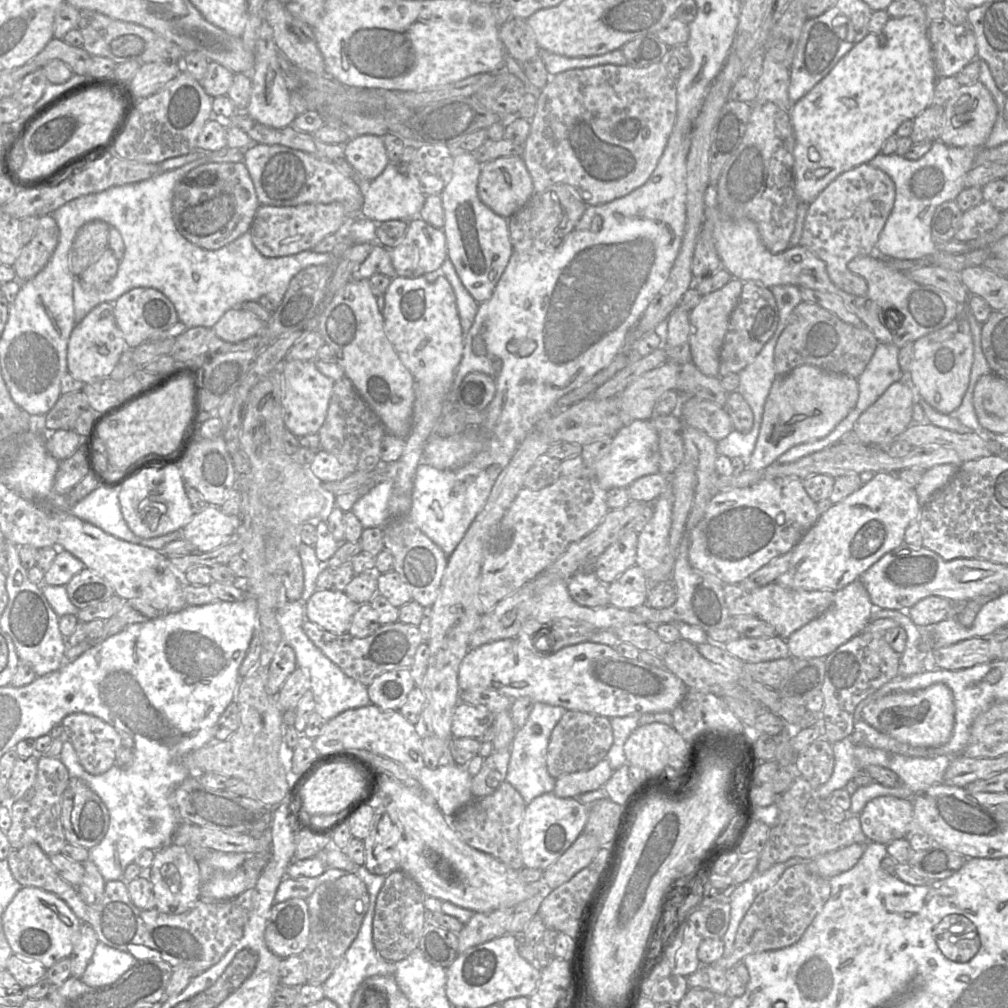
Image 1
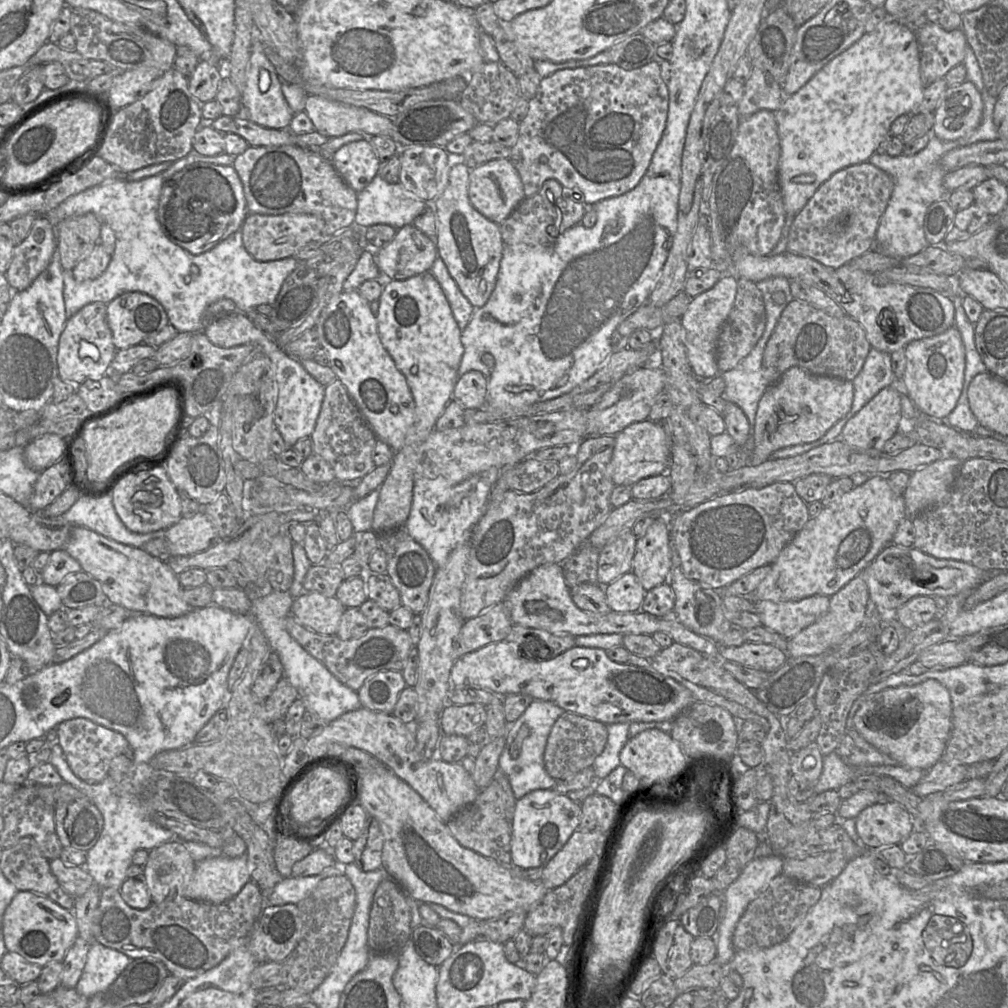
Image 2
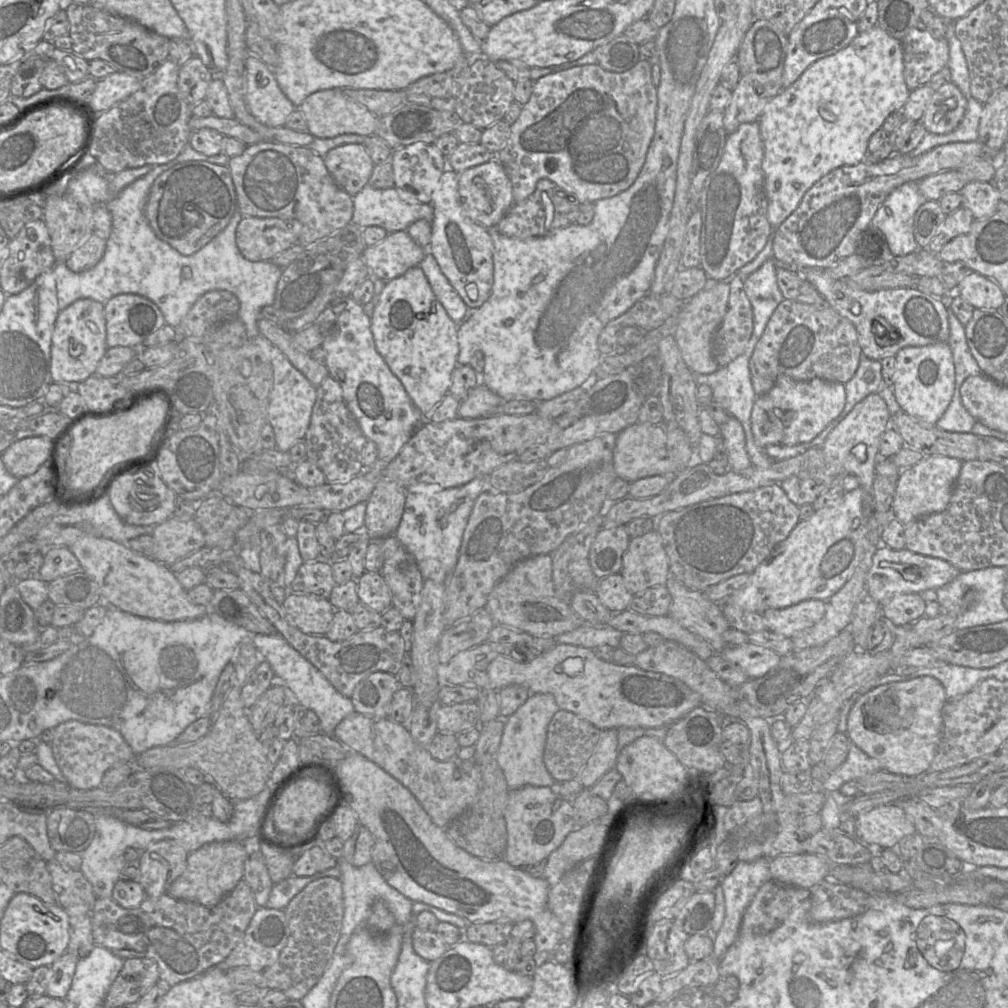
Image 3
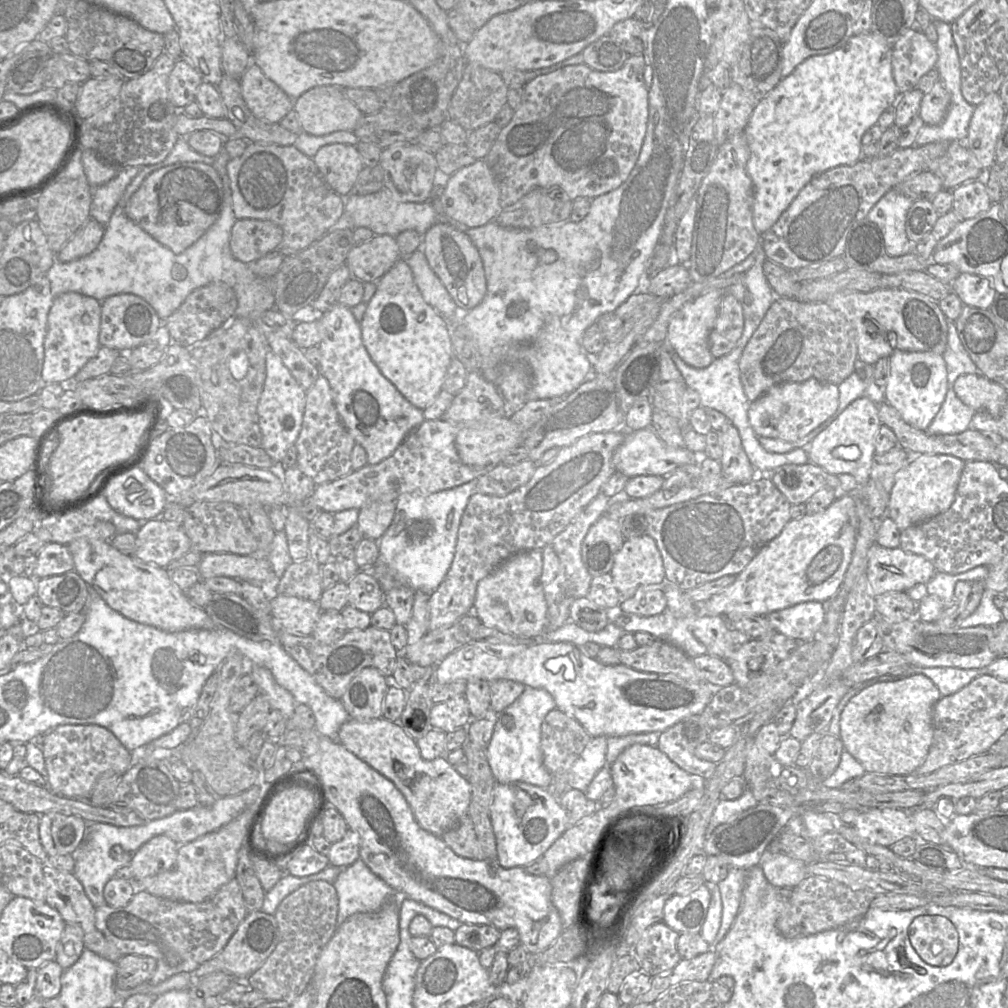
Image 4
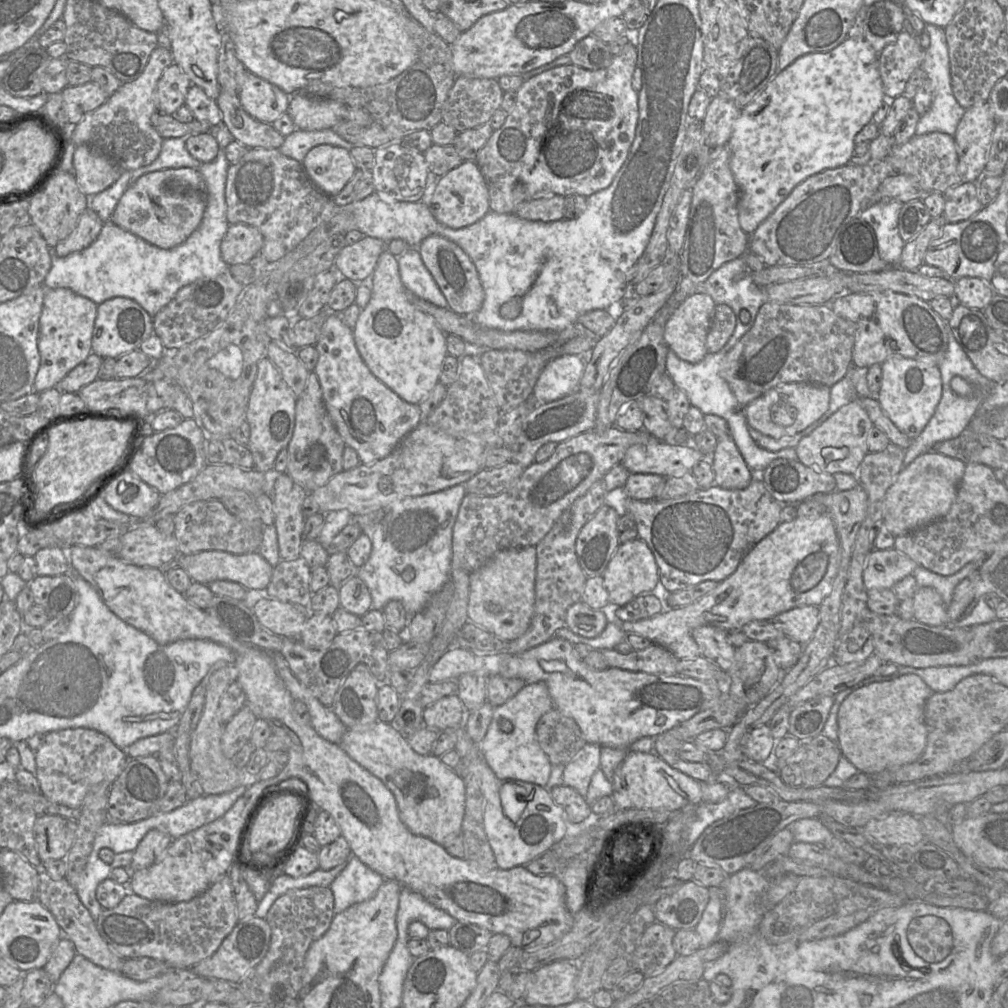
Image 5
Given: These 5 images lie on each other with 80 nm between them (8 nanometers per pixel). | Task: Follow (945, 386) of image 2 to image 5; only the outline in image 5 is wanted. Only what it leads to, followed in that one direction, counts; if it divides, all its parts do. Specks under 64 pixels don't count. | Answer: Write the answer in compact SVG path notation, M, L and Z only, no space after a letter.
M892 356L882 364L882 383L877 400L896 427L915 439L933 416L942 396L939 365L916 359Z

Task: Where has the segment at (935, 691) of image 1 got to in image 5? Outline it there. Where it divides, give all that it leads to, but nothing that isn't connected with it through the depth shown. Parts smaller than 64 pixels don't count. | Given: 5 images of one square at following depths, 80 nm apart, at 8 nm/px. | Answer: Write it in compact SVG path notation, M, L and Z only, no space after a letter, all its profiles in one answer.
M914 674L863 686L841 703L838 714L838 746L858 770L868 776L915 762L927 742L924 708L934 691Z

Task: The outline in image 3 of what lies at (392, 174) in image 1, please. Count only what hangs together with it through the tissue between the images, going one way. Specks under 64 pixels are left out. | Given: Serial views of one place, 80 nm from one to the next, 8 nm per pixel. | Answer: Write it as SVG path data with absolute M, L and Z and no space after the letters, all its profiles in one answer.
M367 184L353 196L353 205L351 223L361 228L379 226L389 233L406 230L412 223L420 219L432 221L434 218L434 209L431 203L422 203L397 187L378 189Z

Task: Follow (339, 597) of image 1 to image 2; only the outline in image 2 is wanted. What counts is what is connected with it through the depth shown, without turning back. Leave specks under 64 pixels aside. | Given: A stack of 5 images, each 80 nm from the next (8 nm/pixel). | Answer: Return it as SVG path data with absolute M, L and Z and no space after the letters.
M317 591L294 598L290 614L303 626L322 635L336 635L346 607L335 597Z

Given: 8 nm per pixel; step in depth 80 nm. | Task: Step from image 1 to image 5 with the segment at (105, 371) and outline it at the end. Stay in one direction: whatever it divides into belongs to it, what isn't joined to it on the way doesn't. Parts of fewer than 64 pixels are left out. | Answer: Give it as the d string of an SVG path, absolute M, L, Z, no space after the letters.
M45 288L39 319L37 347L40 365L34 379L34 392L53 388L92 353L91 342L98 304L68 288Z

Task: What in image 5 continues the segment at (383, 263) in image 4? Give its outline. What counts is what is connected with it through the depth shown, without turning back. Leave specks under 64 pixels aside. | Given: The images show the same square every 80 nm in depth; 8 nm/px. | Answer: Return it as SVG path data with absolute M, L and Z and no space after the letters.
M364 237L360 241L346 245L337 255L334 268L342 278L355 283L370 281L379 256L386 250L386 242L372 237Z

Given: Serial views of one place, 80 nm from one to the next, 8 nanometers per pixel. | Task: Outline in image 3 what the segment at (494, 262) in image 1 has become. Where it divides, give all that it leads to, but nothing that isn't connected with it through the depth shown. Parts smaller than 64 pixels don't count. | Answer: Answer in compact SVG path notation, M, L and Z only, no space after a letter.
M445 170L433 193L434 218L428 247L442 272L463 301L472 309L479 308L490 297L494 283L494 244L490 229L466 217L459 204L459 175Z

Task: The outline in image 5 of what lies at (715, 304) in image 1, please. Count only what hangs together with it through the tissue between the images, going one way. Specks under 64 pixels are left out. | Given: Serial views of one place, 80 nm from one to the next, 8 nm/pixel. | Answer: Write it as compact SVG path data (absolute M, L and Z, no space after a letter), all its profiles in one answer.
M693 293L673 311L664 326L664 341L680 359L700 362L708 353L706 347L715 302L710 295Z

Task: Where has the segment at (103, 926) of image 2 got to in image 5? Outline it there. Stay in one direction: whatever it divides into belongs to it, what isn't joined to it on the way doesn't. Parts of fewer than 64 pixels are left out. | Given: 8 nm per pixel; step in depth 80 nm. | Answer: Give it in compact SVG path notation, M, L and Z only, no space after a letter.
M225 875L189 901L165 903L130 892L116 907L102 910L96 927L123 959L149 957L165 962L171 969L191 969L214 954L238 922L232 882Z

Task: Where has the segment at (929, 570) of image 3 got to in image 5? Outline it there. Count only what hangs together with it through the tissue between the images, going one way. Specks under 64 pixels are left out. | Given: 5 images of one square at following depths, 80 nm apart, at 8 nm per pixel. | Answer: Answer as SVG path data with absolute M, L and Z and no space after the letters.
M892 548L889 550L873 549L867 558L863 571L866 590L892 589L892 587L912 575L919 565L907 555Z

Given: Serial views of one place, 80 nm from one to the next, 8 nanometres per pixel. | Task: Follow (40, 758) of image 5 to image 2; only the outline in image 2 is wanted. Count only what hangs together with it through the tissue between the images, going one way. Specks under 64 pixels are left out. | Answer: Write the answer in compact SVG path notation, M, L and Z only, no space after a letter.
M73 718L60 723L57 726L57 743L71 771L91 784L101 782L108 776L110 764L115 757L131 752L128 741L121 733L86 718Z

